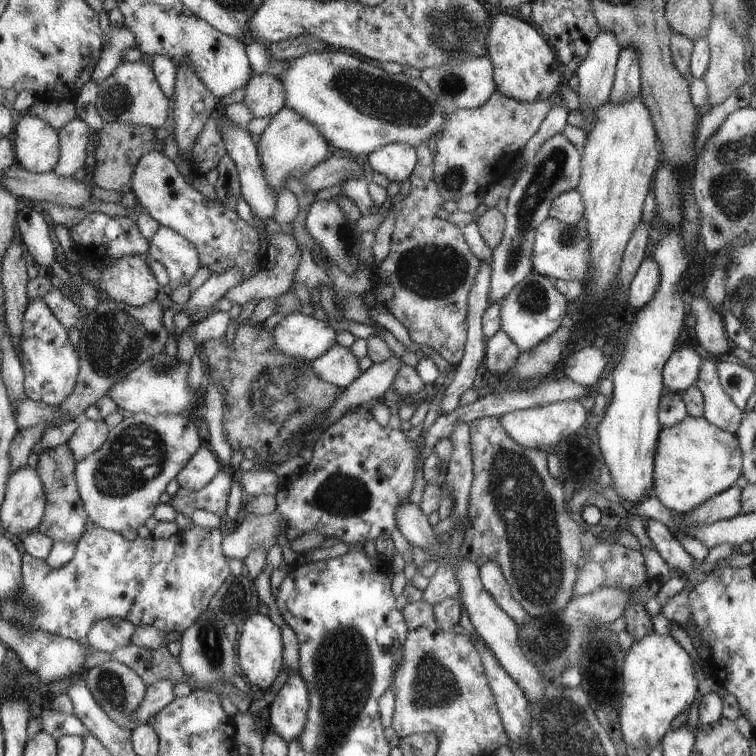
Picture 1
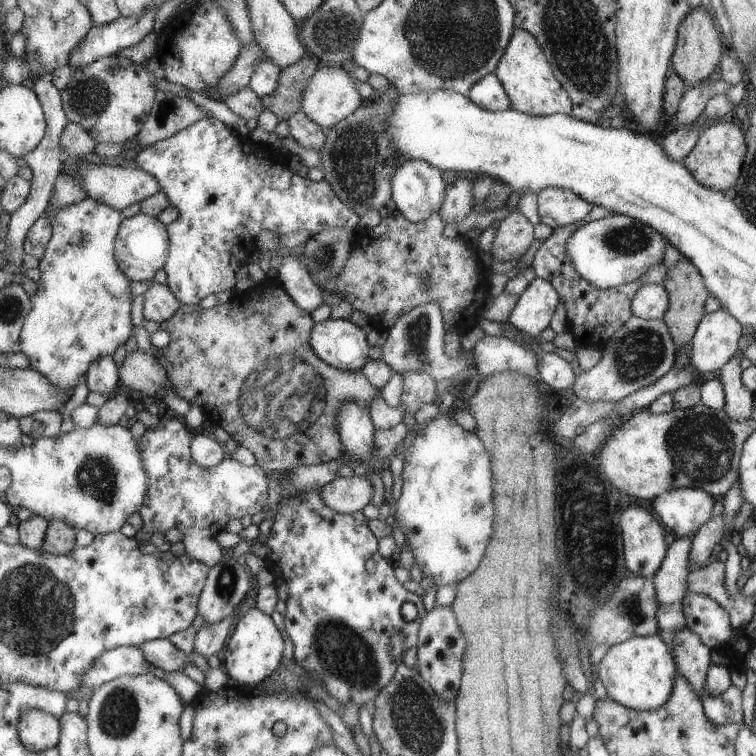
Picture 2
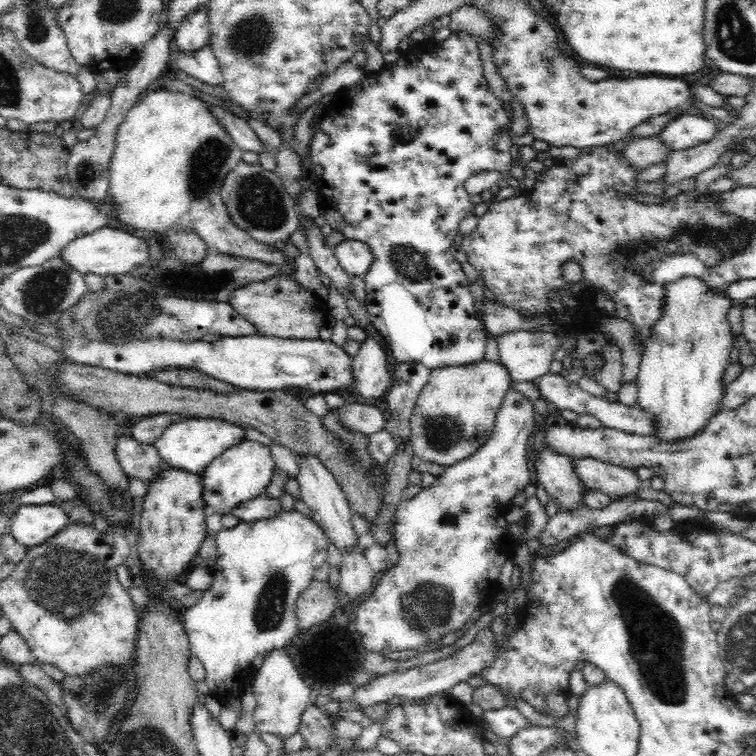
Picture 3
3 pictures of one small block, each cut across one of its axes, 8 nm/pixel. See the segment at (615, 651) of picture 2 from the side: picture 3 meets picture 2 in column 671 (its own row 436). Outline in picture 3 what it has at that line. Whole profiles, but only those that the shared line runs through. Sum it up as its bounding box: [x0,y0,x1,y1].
[636,276,734,442]

